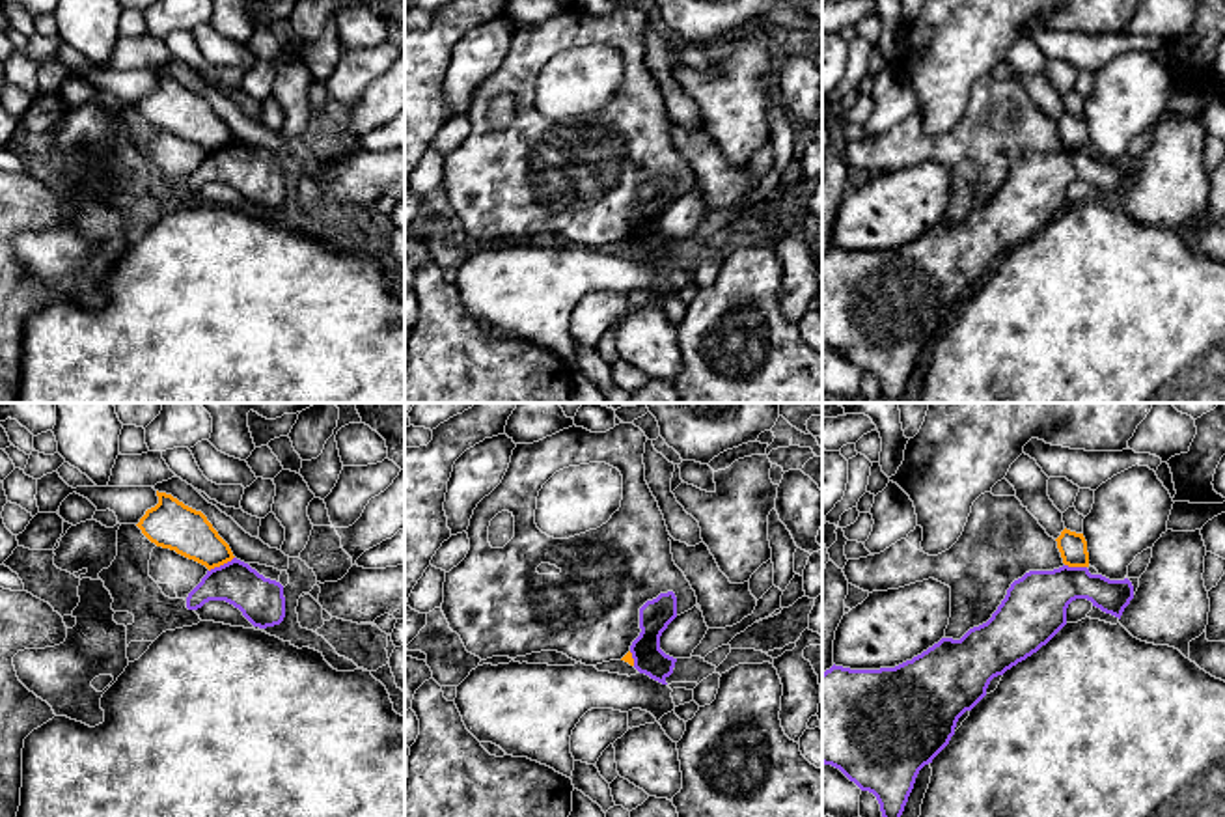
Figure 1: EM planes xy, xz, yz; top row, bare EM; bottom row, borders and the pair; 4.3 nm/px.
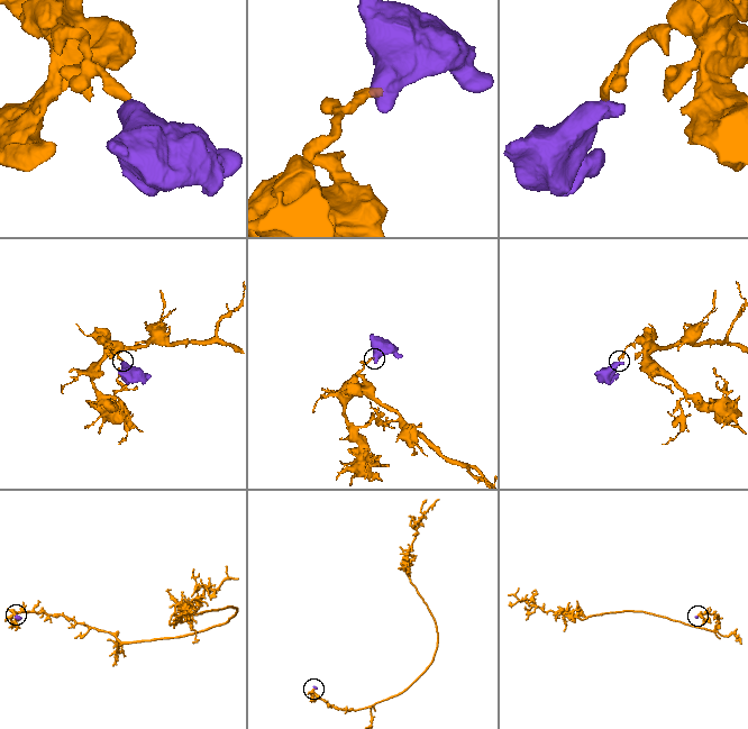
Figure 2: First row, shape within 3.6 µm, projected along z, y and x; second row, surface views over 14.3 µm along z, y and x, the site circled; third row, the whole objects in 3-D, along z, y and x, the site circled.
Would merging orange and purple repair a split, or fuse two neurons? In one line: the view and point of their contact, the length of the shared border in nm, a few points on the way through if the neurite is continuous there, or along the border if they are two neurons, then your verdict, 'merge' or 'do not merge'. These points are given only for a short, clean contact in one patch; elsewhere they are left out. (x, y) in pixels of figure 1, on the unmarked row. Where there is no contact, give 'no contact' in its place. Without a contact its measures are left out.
meets orange in xy at (220, 146); contact 130 nm long; border along xy (233, 138), (209, 153); do not merge

